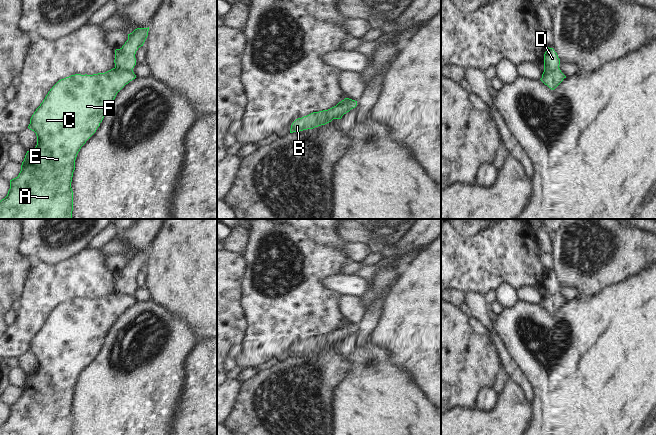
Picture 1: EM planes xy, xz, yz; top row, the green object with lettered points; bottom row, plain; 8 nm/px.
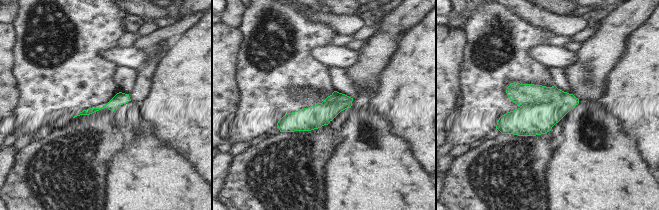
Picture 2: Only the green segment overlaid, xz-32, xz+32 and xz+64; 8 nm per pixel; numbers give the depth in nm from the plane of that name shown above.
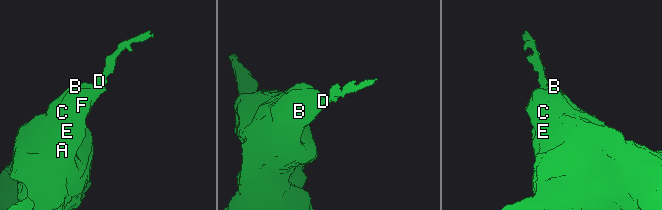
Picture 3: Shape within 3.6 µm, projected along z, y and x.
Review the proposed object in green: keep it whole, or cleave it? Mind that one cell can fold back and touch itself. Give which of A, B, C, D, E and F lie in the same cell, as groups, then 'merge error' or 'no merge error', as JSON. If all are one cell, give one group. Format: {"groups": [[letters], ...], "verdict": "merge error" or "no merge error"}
{"groups": [["A", "B", "C", "D", "E", "F"]], "verdict": "no merge error"}

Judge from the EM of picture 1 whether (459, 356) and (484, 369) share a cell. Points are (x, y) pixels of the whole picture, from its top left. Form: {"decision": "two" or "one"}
{"decision": "one"}

